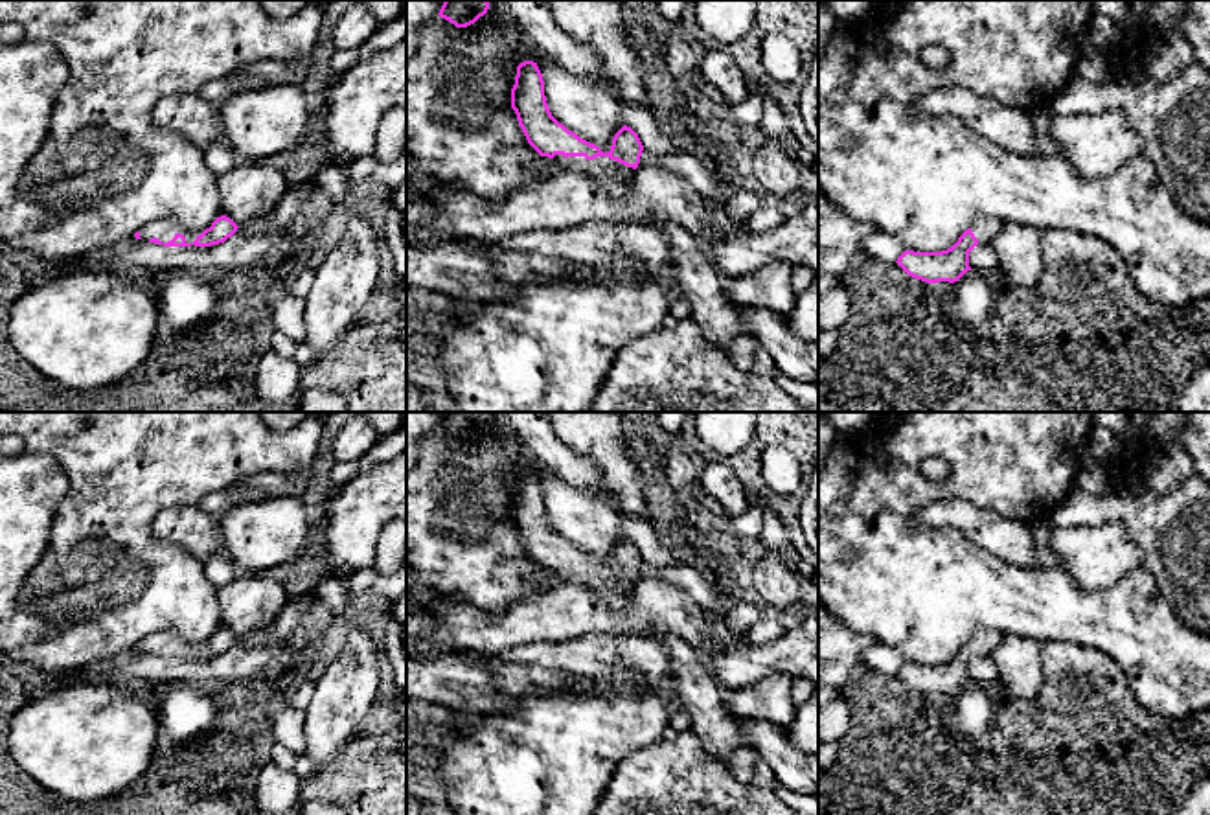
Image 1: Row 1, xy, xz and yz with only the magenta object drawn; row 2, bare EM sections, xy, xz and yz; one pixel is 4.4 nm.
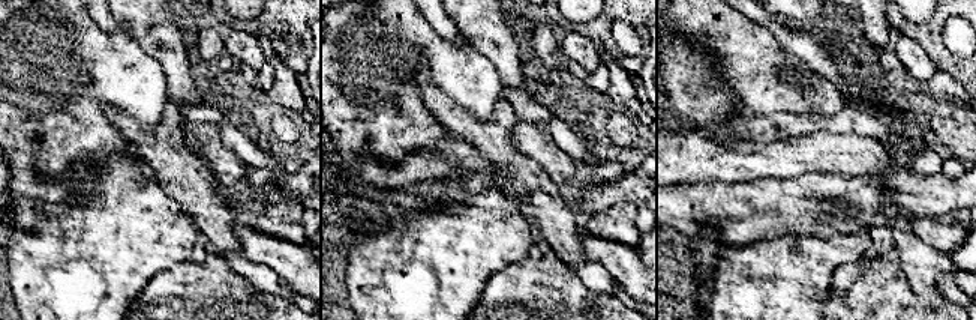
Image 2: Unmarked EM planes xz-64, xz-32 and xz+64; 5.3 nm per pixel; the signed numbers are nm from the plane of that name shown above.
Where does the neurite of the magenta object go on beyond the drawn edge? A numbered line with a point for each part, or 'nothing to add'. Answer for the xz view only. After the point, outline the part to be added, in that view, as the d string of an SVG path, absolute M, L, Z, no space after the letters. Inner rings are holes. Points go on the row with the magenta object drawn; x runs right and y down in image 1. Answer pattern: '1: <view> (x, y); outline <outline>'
1: xz (615, 177); outline M554 156L555 162L563 164L566 171L587 175L594 178L609 195L625 197L631 191L633 167L627 167L609 156L598 156L587 160L585 156Z

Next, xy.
1: xy (164, 230); outline M164 219L164 221L153 221L149 224L145 224L140 230L140 237L143 241L149 241L153 237L160 239L162 243L171 241L177 234L182 234L186 237L186 243L193 243L197 239L197 235L191 235L180 223L171 221L171 219Z

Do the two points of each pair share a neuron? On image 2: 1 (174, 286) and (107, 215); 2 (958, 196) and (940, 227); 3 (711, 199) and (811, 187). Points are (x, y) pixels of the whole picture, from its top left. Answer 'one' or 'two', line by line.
1: two
2: two
3: one

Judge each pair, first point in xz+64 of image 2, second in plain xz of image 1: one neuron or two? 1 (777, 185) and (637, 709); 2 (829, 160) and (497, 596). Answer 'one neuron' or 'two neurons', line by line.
1: two neurons
2: two neurons

